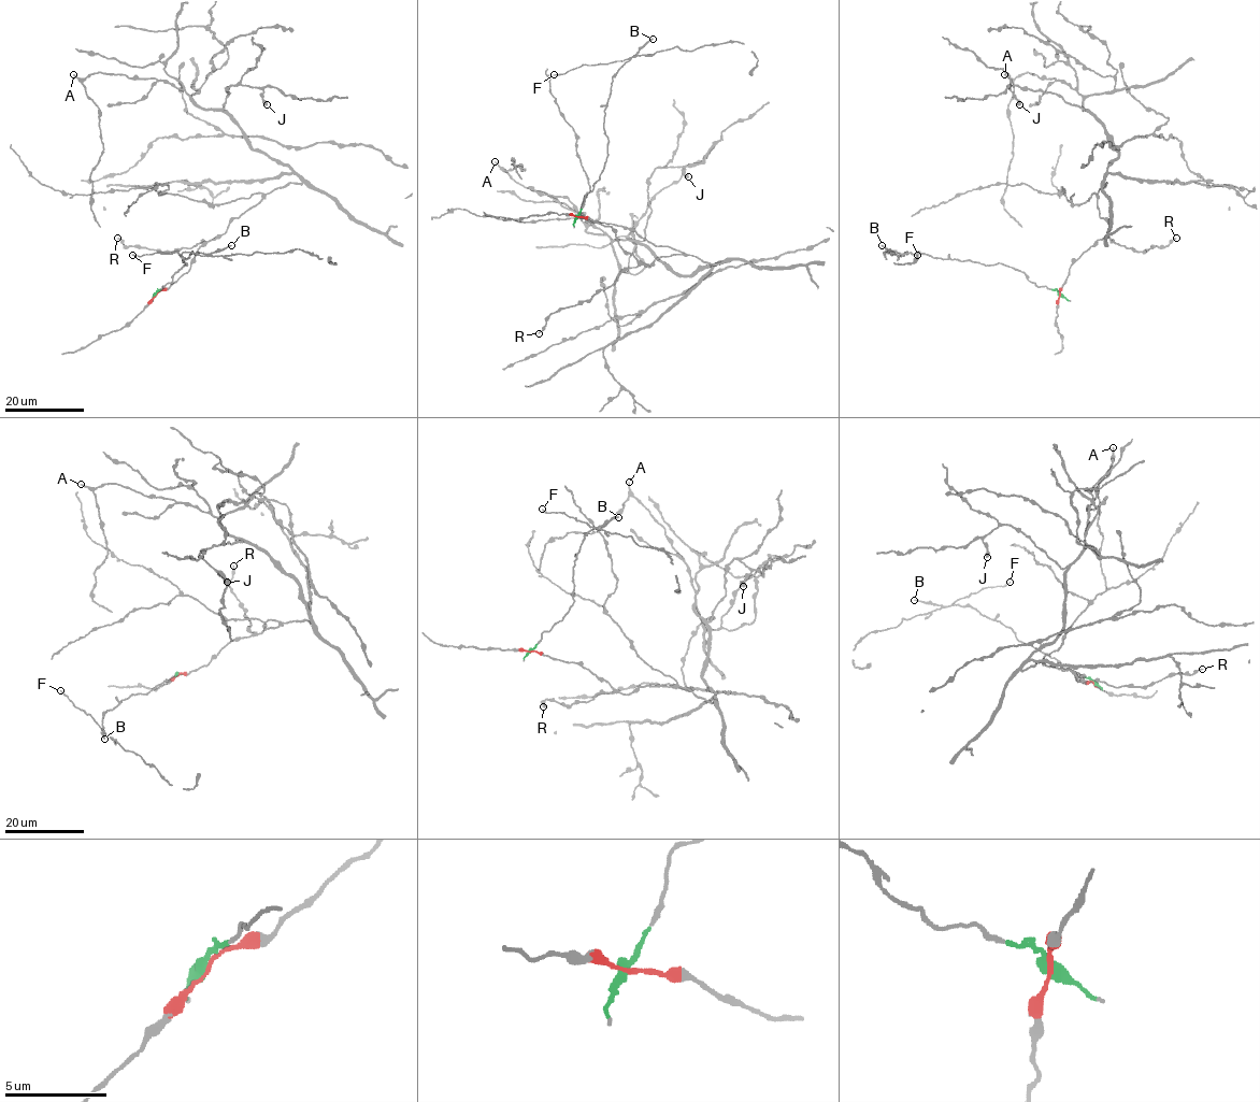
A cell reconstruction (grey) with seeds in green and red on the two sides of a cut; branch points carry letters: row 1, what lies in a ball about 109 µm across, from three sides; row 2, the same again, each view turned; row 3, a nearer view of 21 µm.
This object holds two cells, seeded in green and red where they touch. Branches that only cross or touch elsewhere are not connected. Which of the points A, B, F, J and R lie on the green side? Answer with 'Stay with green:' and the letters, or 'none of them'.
Stay with green: B, F

